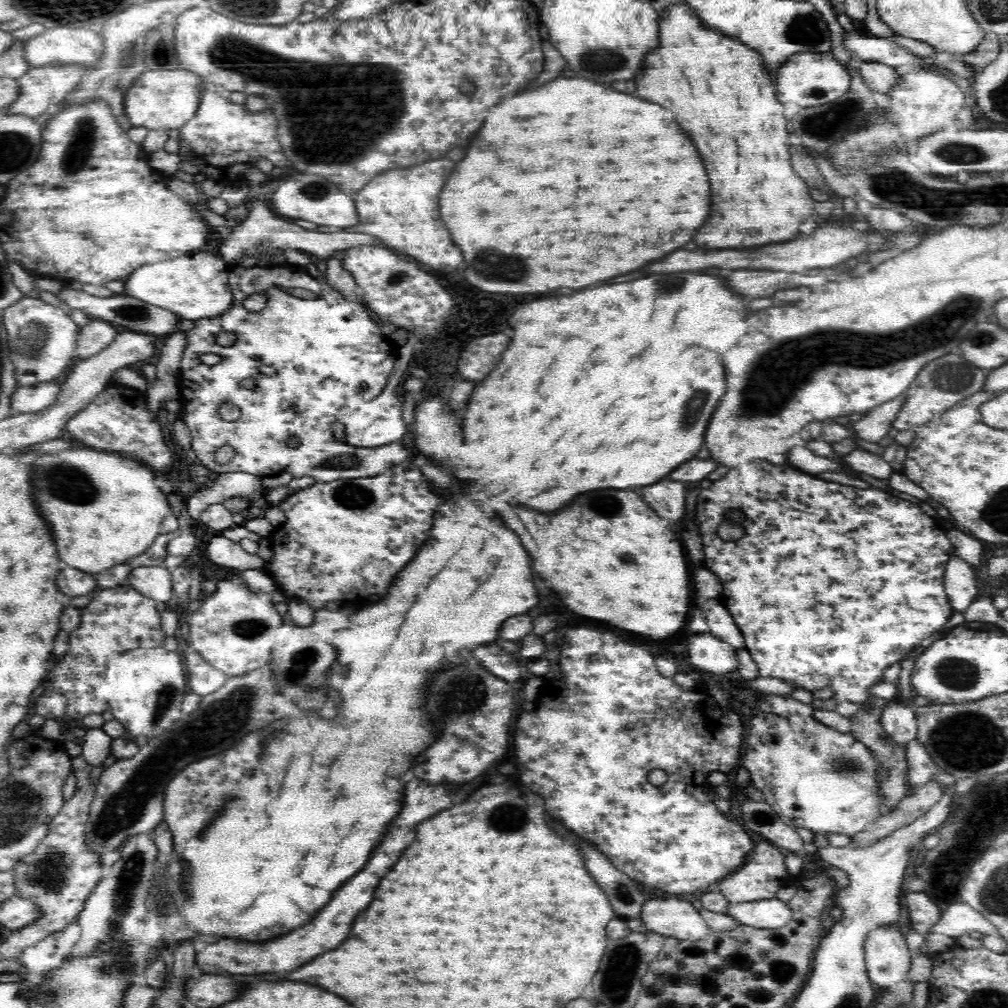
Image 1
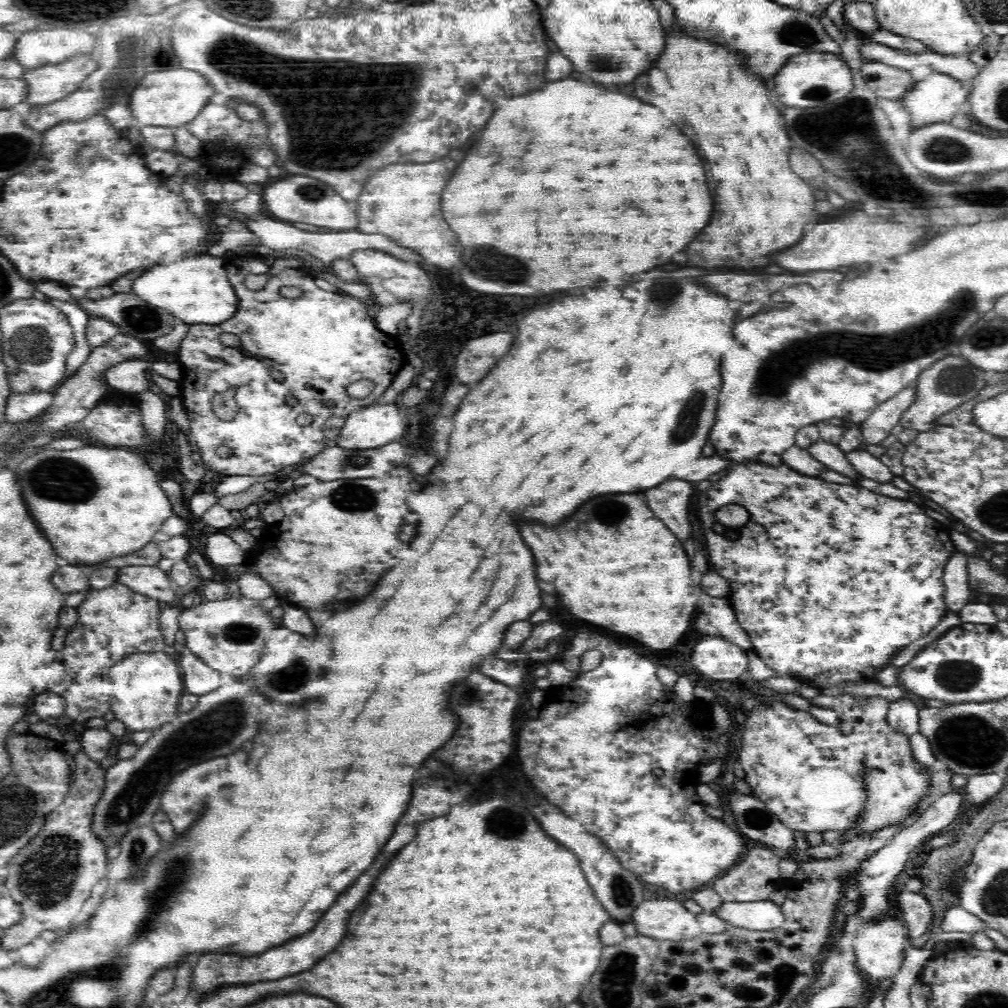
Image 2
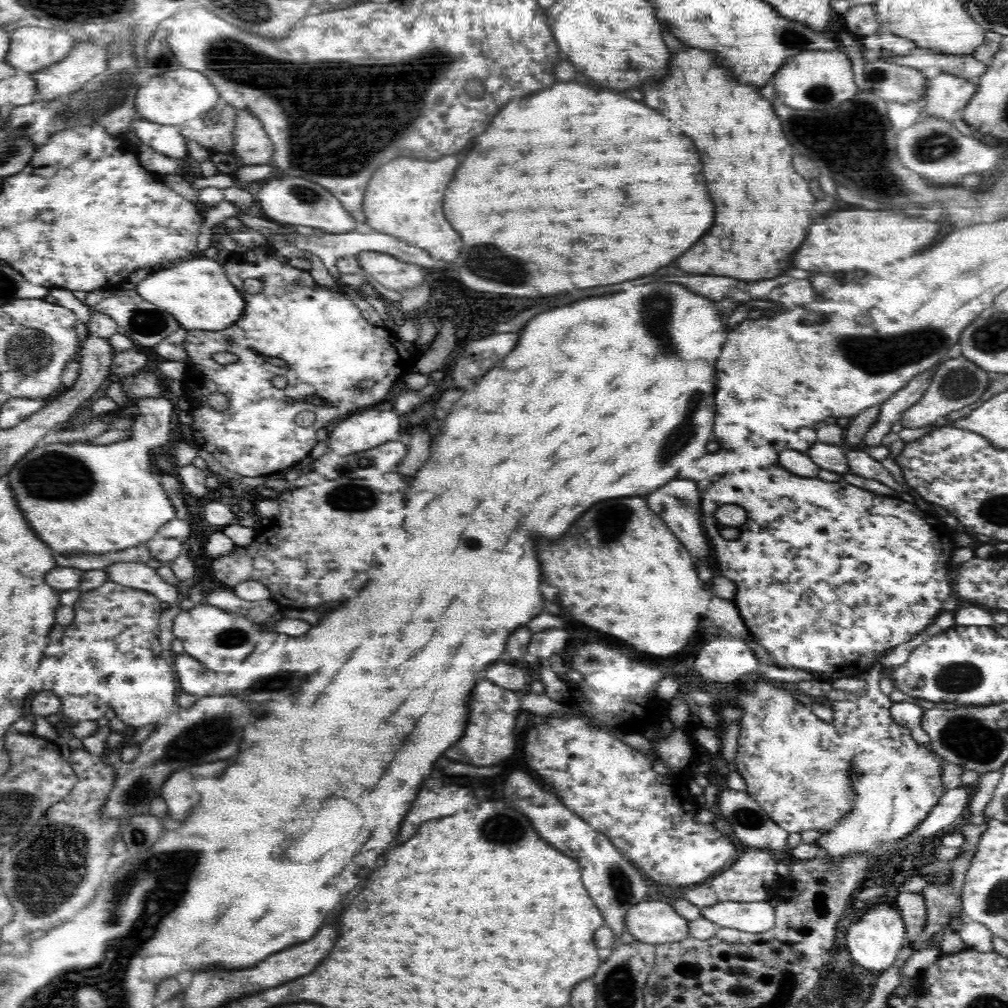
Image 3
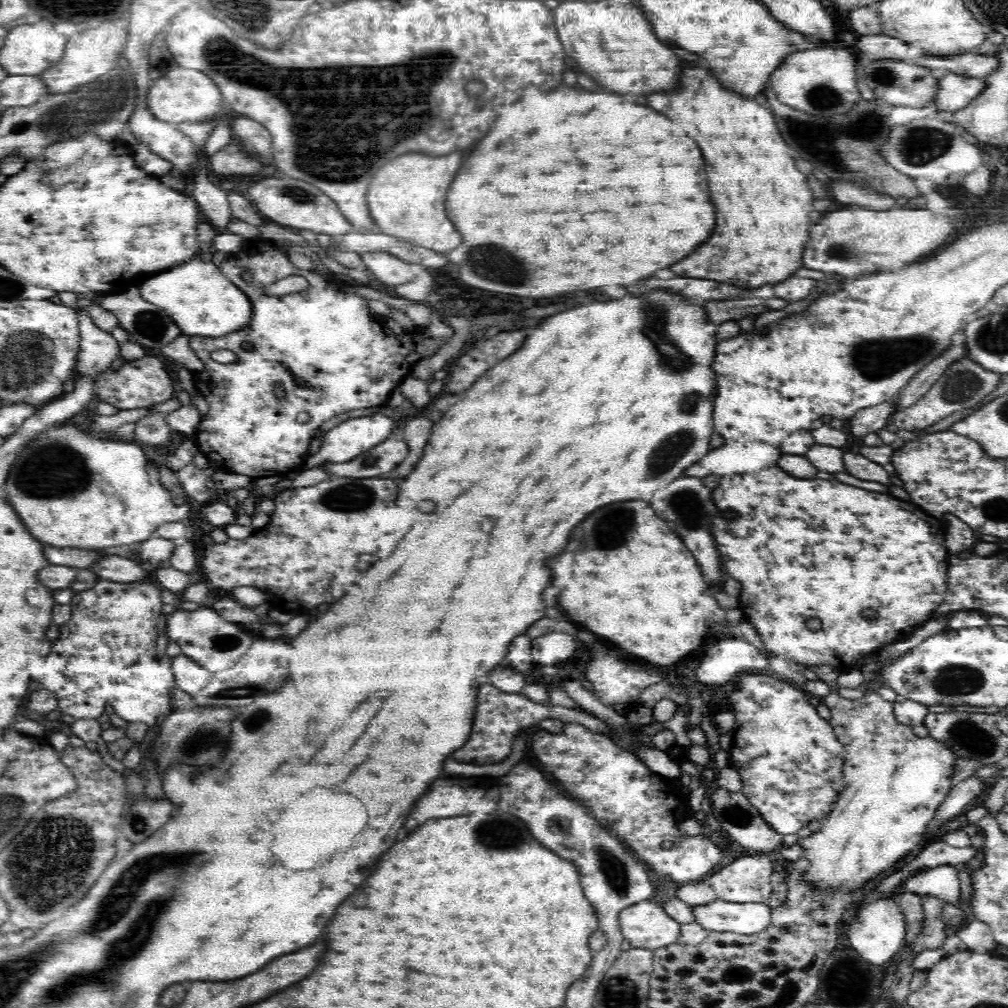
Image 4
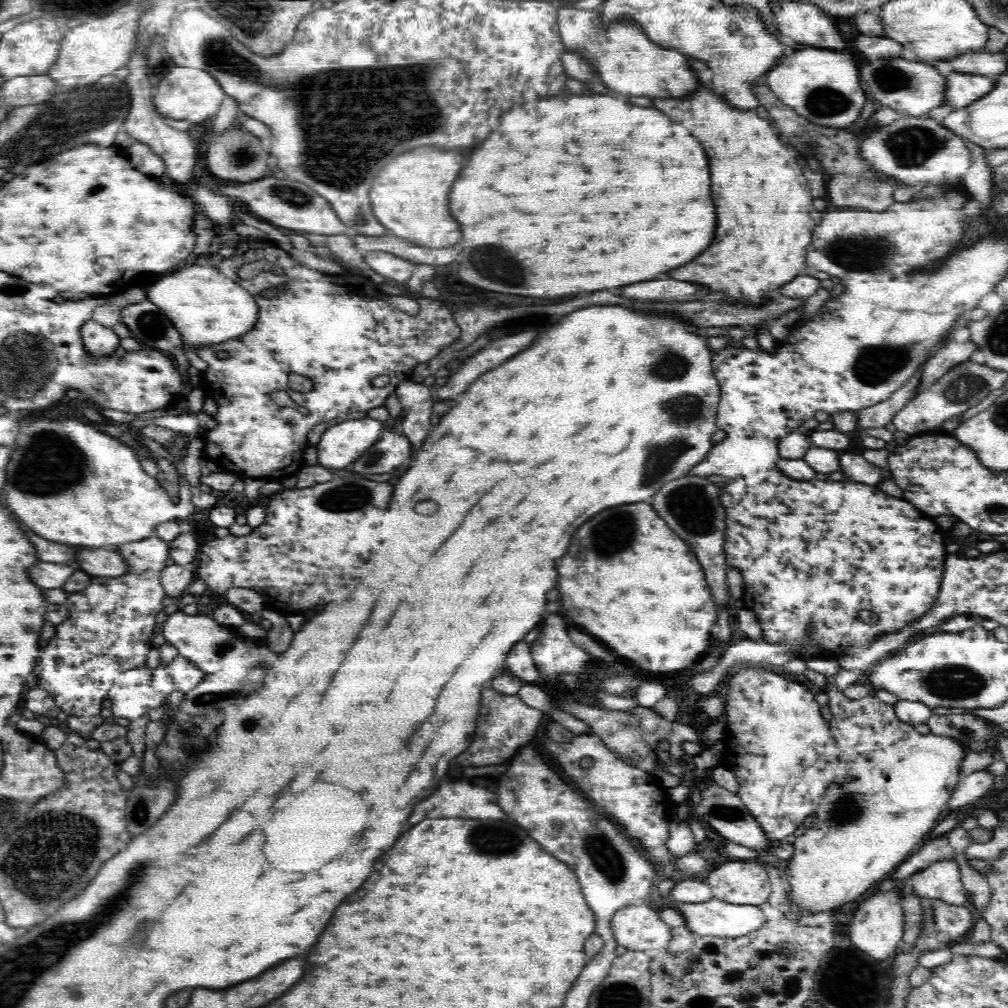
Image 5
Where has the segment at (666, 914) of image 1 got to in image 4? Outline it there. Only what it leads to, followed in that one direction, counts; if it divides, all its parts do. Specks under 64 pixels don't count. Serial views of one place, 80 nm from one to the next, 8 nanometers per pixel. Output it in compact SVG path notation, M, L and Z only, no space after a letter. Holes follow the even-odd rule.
M652 900L639 902L622 910L618 918L622 935L624 935L624 939L629 940L632 947L644 947L654 950L658 947L676 943L680 936L681 925L666 915L660 903Z

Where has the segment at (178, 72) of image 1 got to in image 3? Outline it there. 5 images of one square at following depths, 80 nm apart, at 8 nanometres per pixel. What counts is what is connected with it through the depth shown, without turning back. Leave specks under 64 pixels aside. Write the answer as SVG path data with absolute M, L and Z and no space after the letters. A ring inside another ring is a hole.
M181 67L148 79L144 86L138 89L135 111L139 118L150 122L180 126L187 120L199 118L214 109L220 98L218 89L206 76L197 70Z

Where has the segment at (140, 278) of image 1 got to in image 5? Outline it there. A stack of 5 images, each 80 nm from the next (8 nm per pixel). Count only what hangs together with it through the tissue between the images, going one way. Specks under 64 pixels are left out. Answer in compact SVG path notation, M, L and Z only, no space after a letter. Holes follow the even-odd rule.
M194 264L194 266L188 266L188 268L178 270L174 274L168 274L160 280L158 280L158 276L154 280L146 280L147 298L163 310L165 316L171 320L171 324L174 322L175 329L182 335L183 343L186 342L186 345L190 346L195 352L202 349L200 346L206 348L206 344L216 346L230 340L230 338L238 338L244 332L252 330L254 324L257 323L259 308L253 295L224 274L220 274L218 270L212 265L200 266L200 264Z

